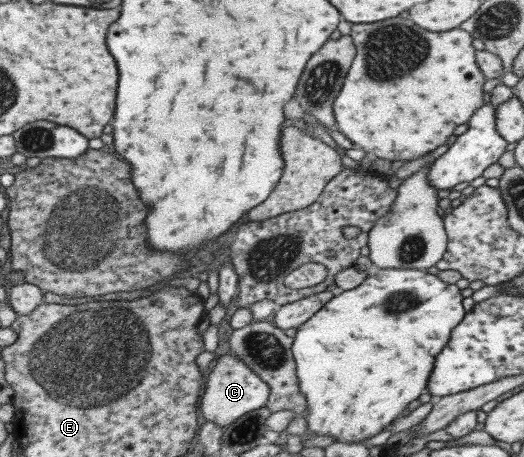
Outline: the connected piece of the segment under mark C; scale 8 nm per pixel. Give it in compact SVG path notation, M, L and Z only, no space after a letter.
M226 354L217 359L215 366L204 373L204 383L199 400L199 415L205 422L221 428L233 423L235 419L263 407L268 400L269 388L235 356Z

